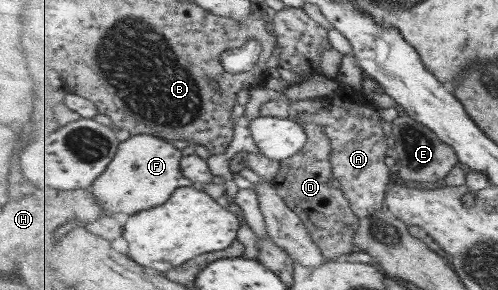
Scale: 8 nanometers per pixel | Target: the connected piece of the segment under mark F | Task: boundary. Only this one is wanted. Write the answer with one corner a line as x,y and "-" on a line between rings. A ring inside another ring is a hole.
148,134
131,135
120,142
118,153
106,171
92,185
100,205
104,205
104,215
138,215
138,211
164,205
178,188
194,185
192,179
182,171
182,151
166,139

